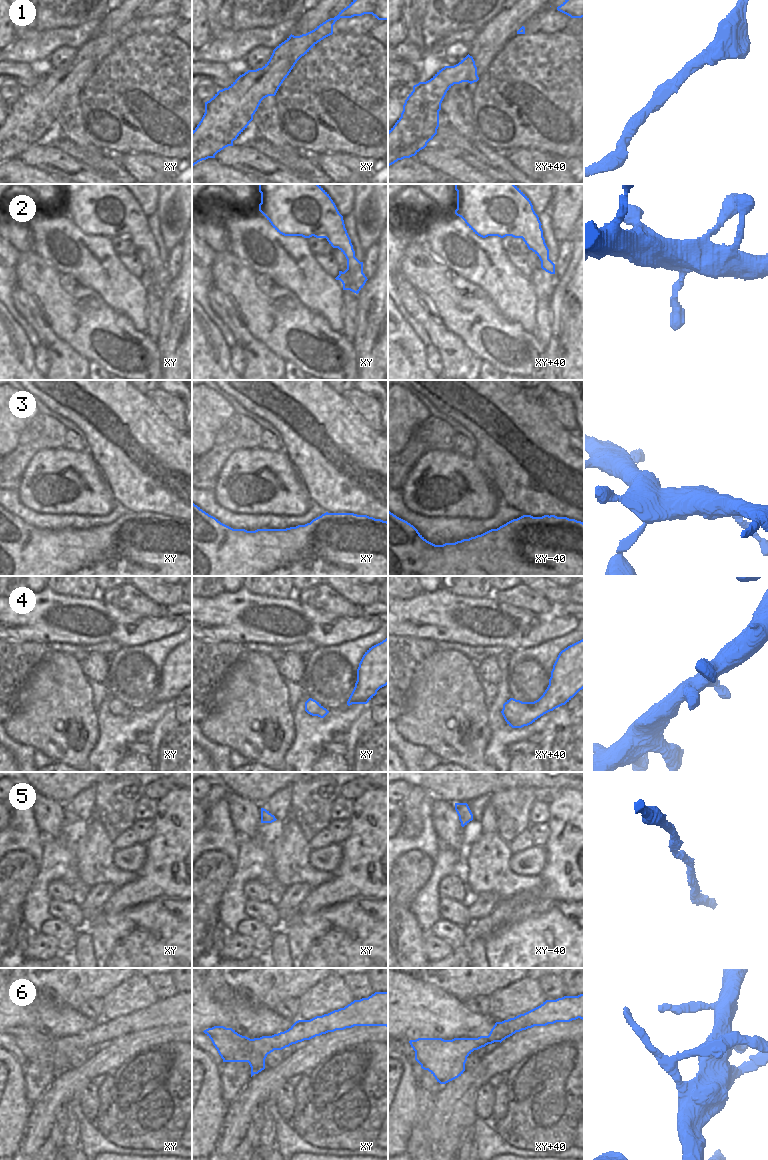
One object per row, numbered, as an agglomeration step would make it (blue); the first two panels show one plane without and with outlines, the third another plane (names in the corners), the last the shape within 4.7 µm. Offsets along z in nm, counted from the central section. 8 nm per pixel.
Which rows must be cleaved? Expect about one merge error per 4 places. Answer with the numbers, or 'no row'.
no row

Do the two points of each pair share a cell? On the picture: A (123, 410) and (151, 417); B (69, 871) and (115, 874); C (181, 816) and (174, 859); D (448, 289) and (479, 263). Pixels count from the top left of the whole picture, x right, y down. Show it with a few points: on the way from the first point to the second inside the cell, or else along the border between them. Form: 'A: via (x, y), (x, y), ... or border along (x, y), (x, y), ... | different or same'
A: via (130, 417), (144, 417) | same
B: border along (72, 849), (75, 855), (78, 876), (90, 887) | different
C: via (181, 827), (181, 848) | same
D: border along (443, 263), (458, 275), (475, 283), (482, 289) | different

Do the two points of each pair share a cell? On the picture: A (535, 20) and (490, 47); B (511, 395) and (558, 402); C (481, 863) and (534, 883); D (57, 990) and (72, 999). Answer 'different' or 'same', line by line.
A: different
B: different
C: same
D: same

